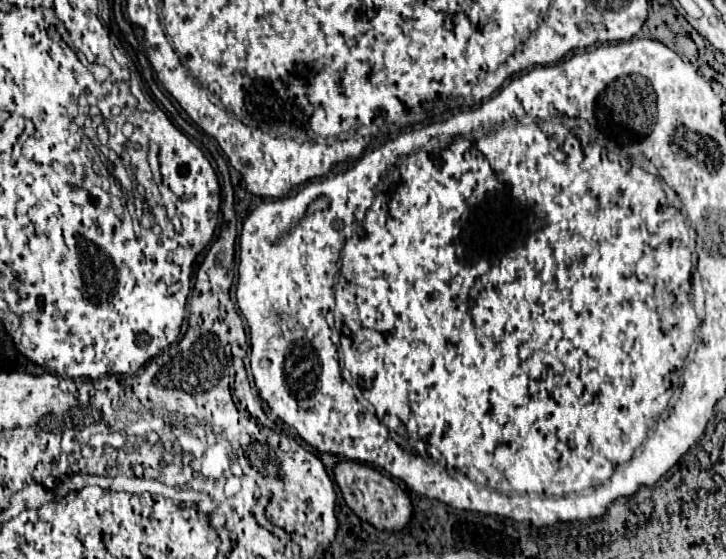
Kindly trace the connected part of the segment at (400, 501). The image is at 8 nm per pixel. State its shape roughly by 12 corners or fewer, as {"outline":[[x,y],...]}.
{"outline":[[342,460],[347,507],[375,529],[401,531],[413,505],[387,475]]}

